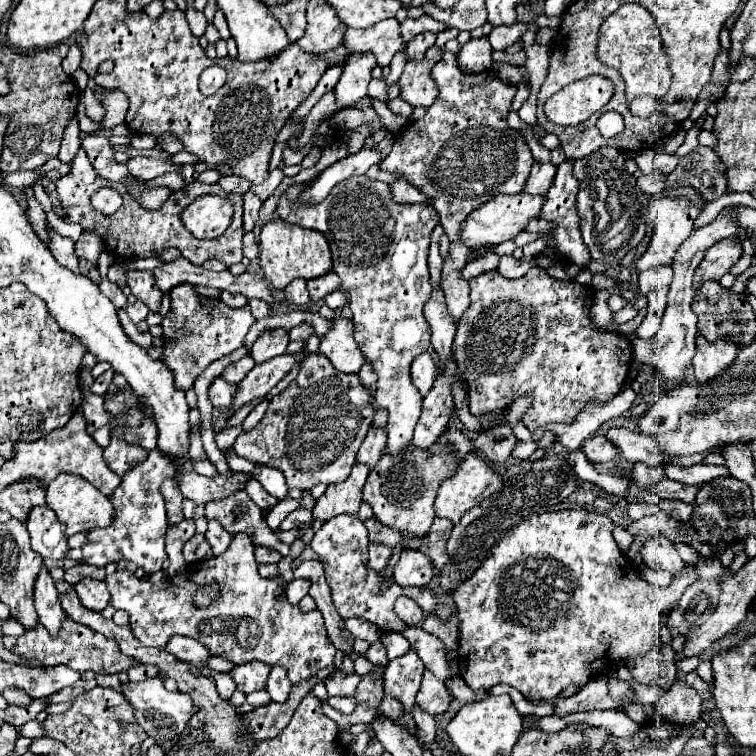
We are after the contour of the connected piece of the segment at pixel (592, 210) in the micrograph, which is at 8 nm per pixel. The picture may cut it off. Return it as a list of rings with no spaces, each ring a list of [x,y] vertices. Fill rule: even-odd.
[[[599,147],[591,155],[575,159],[573,175],[581,185],[577,193],[577,211],[583,241],[591,253],[591,259],[615,265],[627,255],[629,249],[641,243],[645,235],[649,201],[637,187],[635,175],[625,171],[623,153],[615,147]]]

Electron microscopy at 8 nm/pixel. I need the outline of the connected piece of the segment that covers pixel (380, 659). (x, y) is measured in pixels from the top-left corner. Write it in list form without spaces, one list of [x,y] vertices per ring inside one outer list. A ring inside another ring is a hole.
[[[381,641],[371,643],[371,647],[369,647],[369,661],[371,661],[373,665],[387,667],[389,657],[387,657],[387,651],[385,651],[385,647],[383,647],[383,643],[381,643]]]

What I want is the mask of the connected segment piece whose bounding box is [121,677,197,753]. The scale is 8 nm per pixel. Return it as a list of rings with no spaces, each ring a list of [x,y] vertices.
[[[151,677],[151,679],[145,679],[141,683],[129,683],[125,687],[121,685],[121,691],[135,707],[135,717],[137,717],[139,725],[147,731],[149,737],[155,739],[155,743],[159,747],[163,747],[165,753],[179,741],[185,725],[189,723],[189,719],[197,711],[195,705],[191,703],[189,695],[183,695],[181,691],[167,691],[163,687],[163,681],[159,681],[159,677]]]

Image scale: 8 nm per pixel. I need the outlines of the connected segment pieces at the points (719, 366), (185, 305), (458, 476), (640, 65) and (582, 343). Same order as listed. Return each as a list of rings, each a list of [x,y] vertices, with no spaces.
[[[697,335],[695,345],[697,349],[693,357],[693,369],[699,383],[719,375],[735,361],[737,355],[737,347],[733,343],[725,343],[725,339],[719,339],[719,343],[707,343],[707,339]]]
[[[181,283],[169,291],[171,309],[163,317],[163,355],[161,361],[173,371],[173,383],[181,391],[193,387],[199,373],[213,363],[215,359],[229,355],[231,351],[239,349],[245,341],[249,327],[253,325],[253,315],[249,307],[231,309],[221,299],[201,297],[193,285]]]
[[[469,453],[465,457],[465,461],[461,461],[457,473],[441,483],[441,487],[437,491],[437,499],[435,499],[435,515],[447,517],[449,521],[459,523],[459,519],[463,517],[465,511],[469,511],[471,507],[479,505],[483,499],[487,499],[489,495],[499,491],[499,487],[501,487],[501,477],[497,475],[497,471],[493,471],[493,467],[483,457]]]
[[[623,5],[601,25],[597,51],[605,65],[619,69],[623,75],[627,85],[627,101],[633,101],[641,95],[653,95],[655,99],[661,99],[669,91],[671,69],[667,53],[663,51],[659,27],[653,15],[641,5]]]
[[[533,267],[521,279],[505,279],[497,271],[489,271],[489,273],[483,273],[479,277],[471,279],[469,283],[471,283],[471,305],[463,313],[463,319],[459,319],[457,335],[455,335],[455,343],[453,343],[453,357],[457,361],[459,375],[465,379],[465,383],[469,387],[469,411],[475,417],[481,417],[485,413],[503,413],[505,409],[509,409],[511,403],[515,403],[515,397],[529,395],[533,399],[533,403],[525,411],[523,423],[533,433],[533,431],[537,431],[545,425],[551,425],[551,423],[571,423],[571,419],[575,419],[575,415],[579,415],[579,407],[583,407],[583,403],[587,403],[587,399],[609,399],[611,395],[617,395],[623,389],[623,385],[627,381],[627,375],[629,375],[629,369],[631,369],[631,361],[633,361],[631,339],[627,339],[625,335],[615,333],[615,331],[597,331],[597,329],[593,329],[593,325],[589,321],[589,309],[591,309],[593,297],[595,297],[593,287],[587,289],[587,287],[581,287],[577,281],[553,279],[541,267]]]

